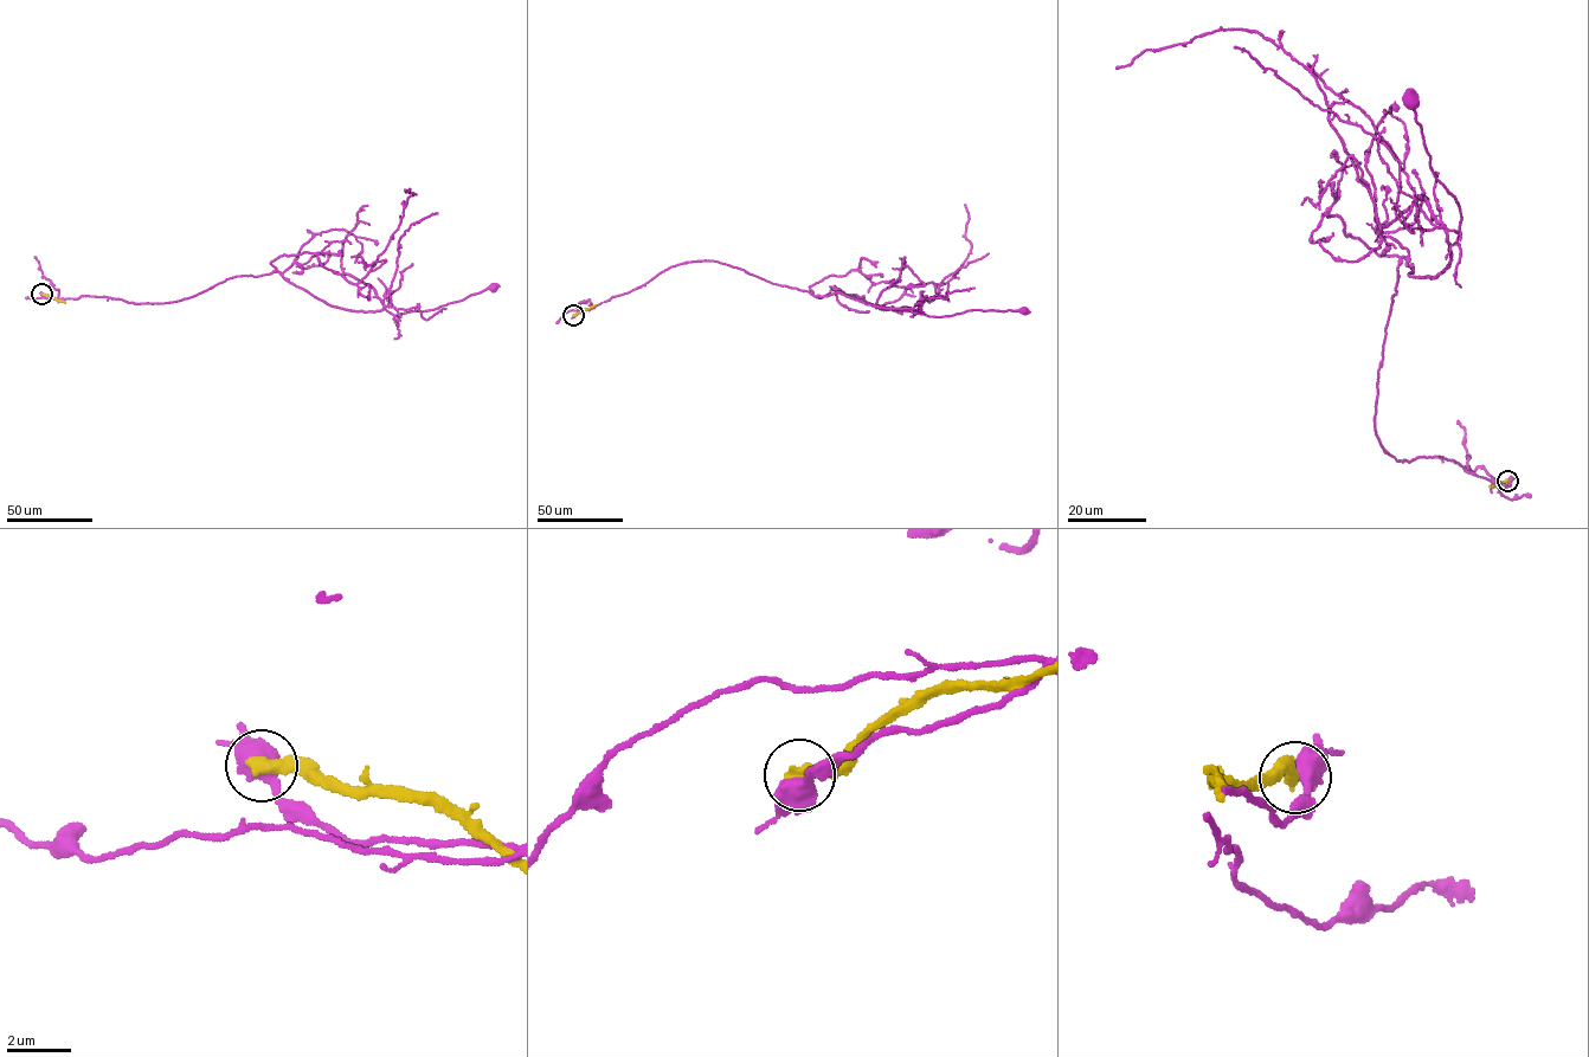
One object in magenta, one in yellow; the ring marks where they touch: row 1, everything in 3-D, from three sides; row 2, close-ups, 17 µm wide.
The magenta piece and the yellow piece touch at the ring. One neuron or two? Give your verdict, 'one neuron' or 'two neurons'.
two neurons

